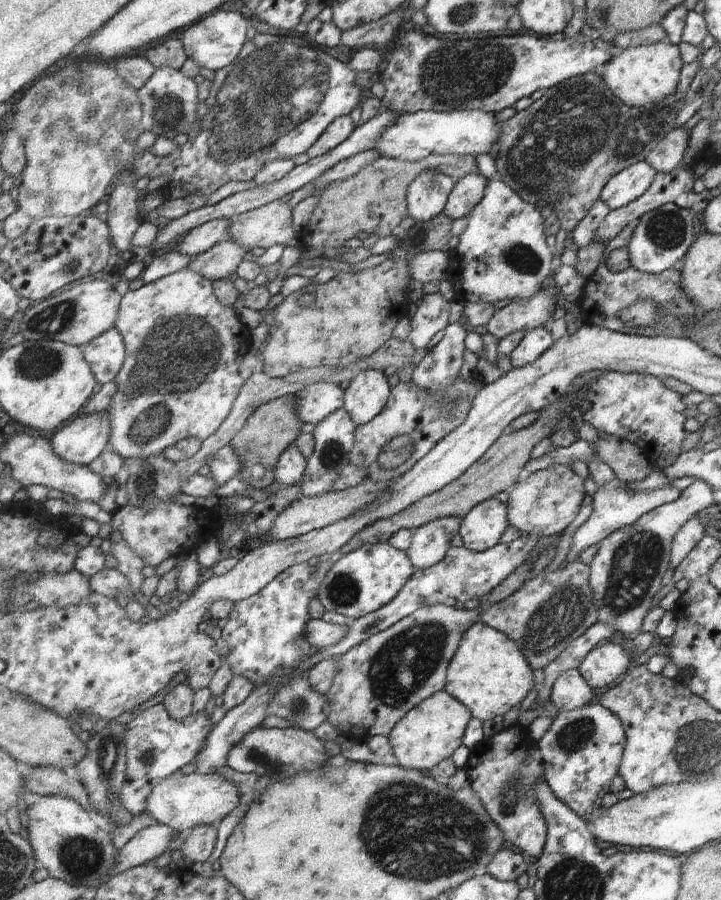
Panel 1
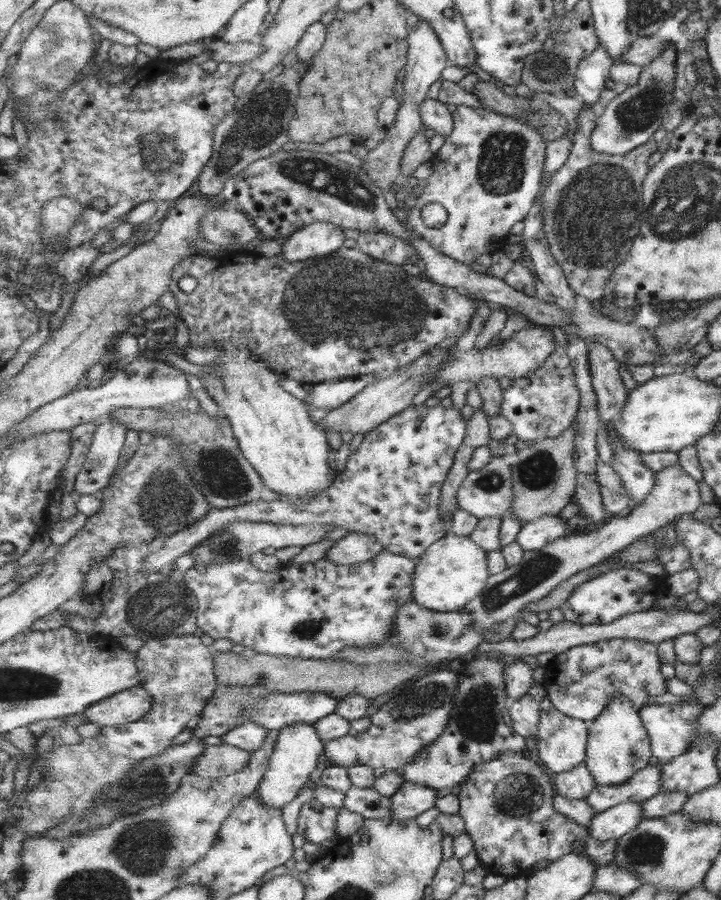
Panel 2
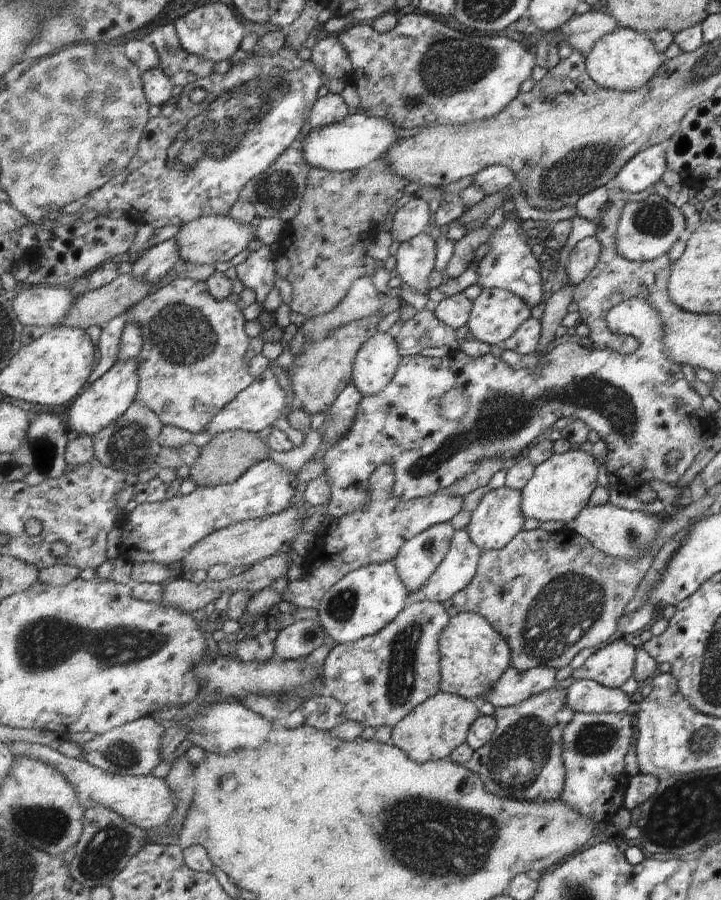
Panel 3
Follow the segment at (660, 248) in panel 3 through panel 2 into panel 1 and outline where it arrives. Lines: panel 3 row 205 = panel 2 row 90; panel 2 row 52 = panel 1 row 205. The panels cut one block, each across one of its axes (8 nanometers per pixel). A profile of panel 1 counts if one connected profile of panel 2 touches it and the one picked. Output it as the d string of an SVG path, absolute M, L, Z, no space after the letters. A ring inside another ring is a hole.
M674 203L645 214L636 226L628 248L631 266L648 274L660 274L673 269L673 266L689 253L695 240L696 229L693 212Z

